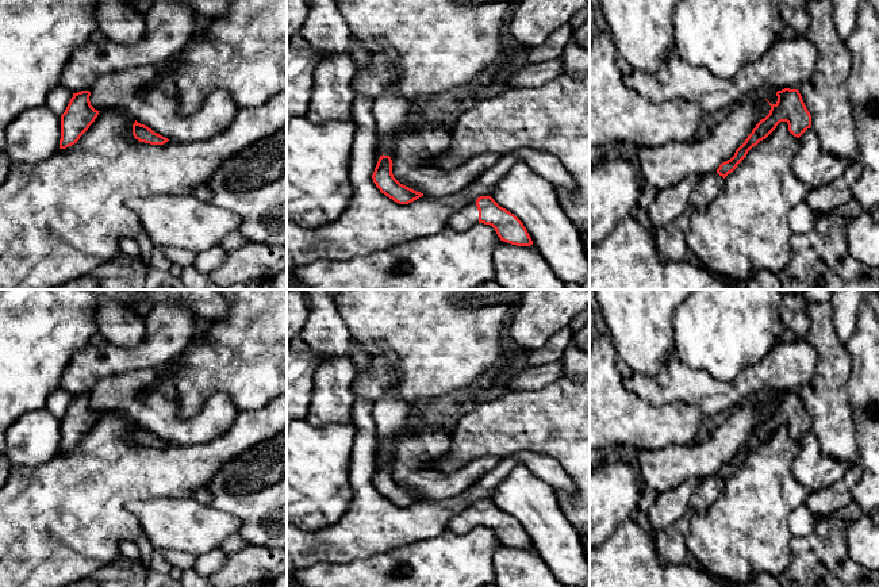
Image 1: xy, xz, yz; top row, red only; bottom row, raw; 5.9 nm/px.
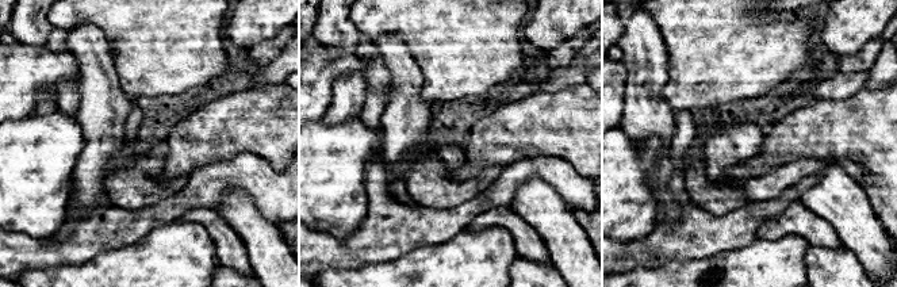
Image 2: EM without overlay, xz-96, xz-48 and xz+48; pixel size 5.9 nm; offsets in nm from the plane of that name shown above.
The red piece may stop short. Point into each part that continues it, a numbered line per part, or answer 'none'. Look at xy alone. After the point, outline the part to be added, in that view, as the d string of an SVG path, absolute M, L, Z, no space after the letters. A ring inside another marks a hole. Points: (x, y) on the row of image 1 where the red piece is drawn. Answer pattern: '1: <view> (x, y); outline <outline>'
none

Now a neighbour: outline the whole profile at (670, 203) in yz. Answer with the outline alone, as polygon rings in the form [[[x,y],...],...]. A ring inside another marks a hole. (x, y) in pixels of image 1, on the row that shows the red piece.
[[[690,174],[675,185],[657,191],[649,206],[649,218],[655,229],[667,227],[682,214],[691,210],[690,197],[702,176]]]

